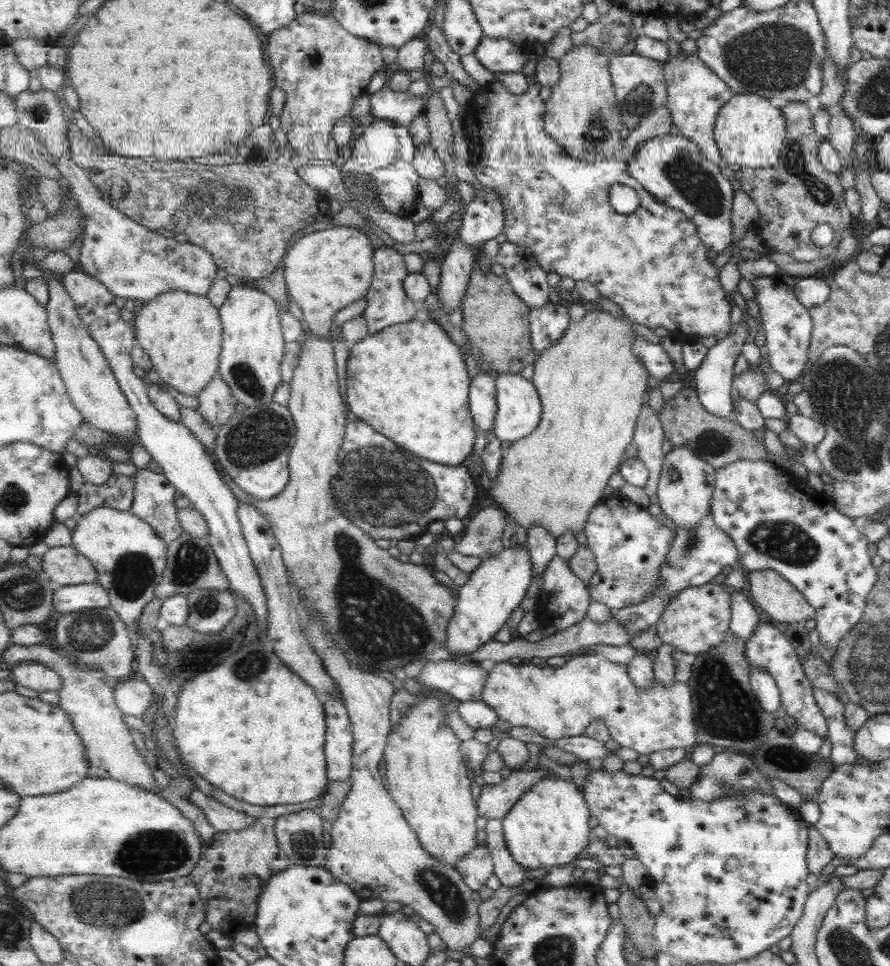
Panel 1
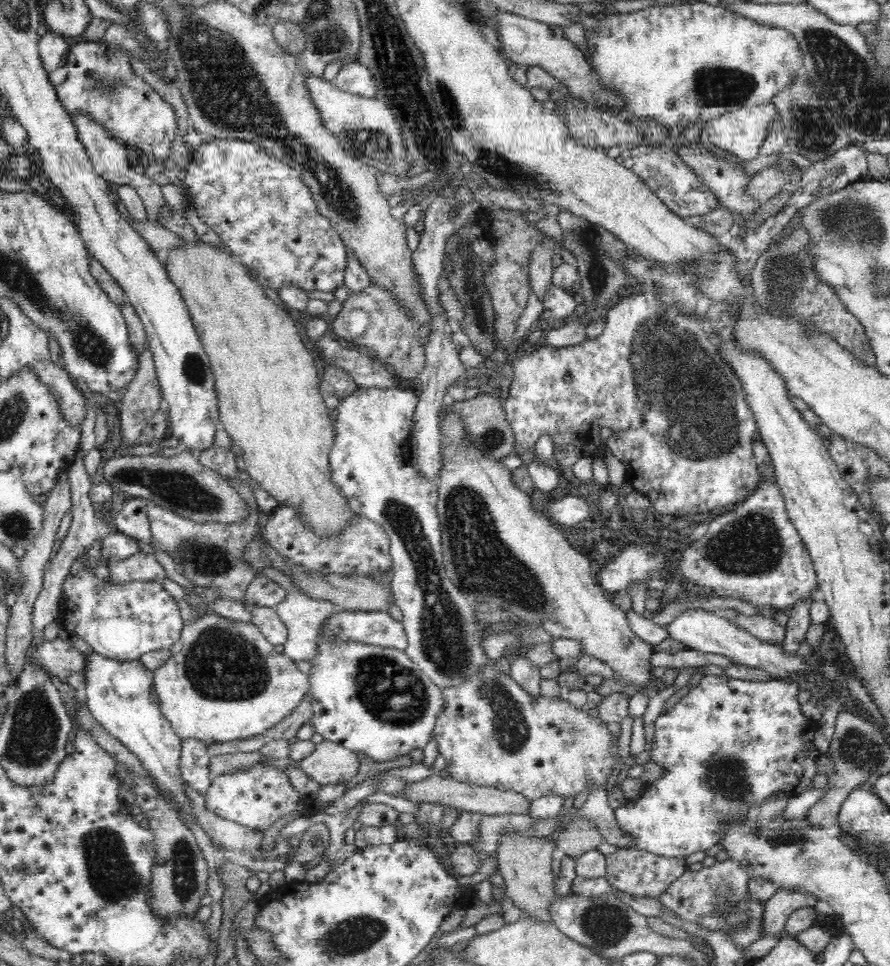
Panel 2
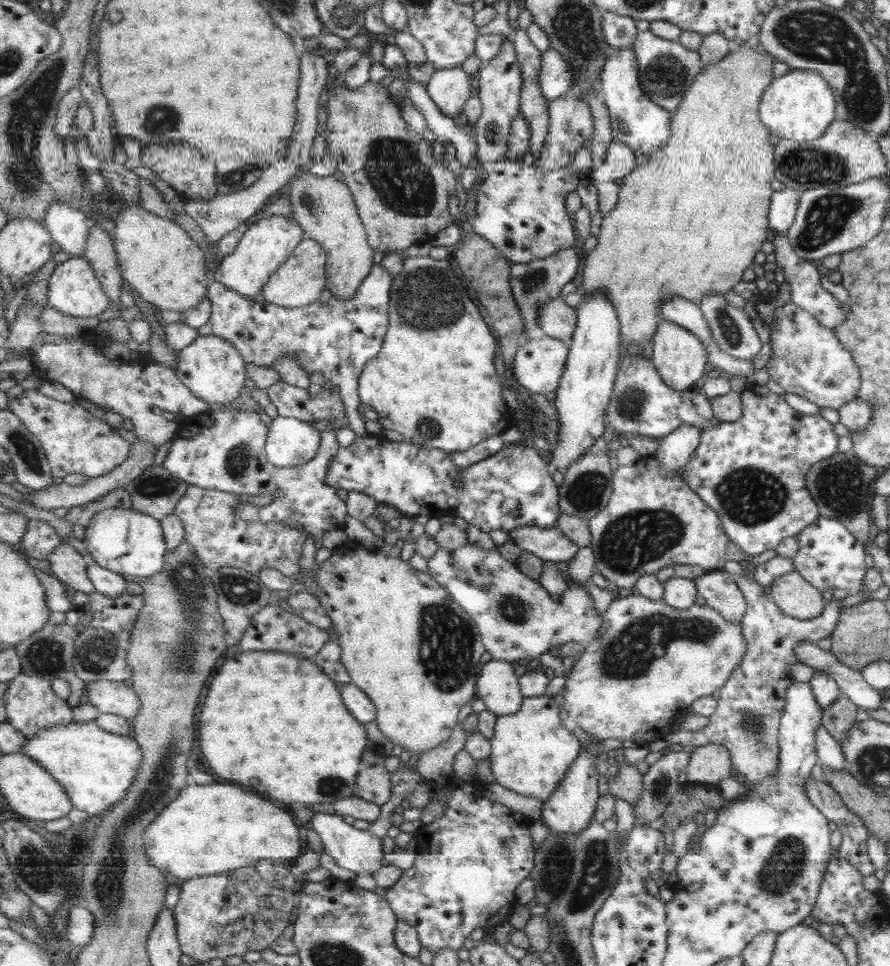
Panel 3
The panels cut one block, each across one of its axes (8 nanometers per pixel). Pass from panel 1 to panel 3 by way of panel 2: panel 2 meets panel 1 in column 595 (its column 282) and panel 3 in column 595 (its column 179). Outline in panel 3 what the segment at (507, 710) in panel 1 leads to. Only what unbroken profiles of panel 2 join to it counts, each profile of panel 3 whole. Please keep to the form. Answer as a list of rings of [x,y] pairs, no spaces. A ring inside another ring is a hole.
[[[635,592],[619,594],[618,597],[610,604],[609,608],[603,615],[603,630],[601,636],[595,638],[591,643],[587,644],[587,650],[583,652],[577,659],[566,678],[565,690],[563,697],[560,699],[561,707],[569,714],[569,717],[576,721],[579,728],[601,740],[616,739],[619,741],[631,741],[634,744],[647,746],[654,742],[659,736],[669,731],[675,722],[675,718],[681,716],[689,710],[690,706],[703,696],[711,696],[713,692],[717,692],[723,684],[730,678],[731,672],[739,666],[741,658],[745,656],[745,639],[743,639],[741,623],[732,623],[723,619],[715,609],[709,606],[699,606],[695,604],[691,608],[679,610],[672,608],[666,602],[654,602],[651,598],[638,595]]]

